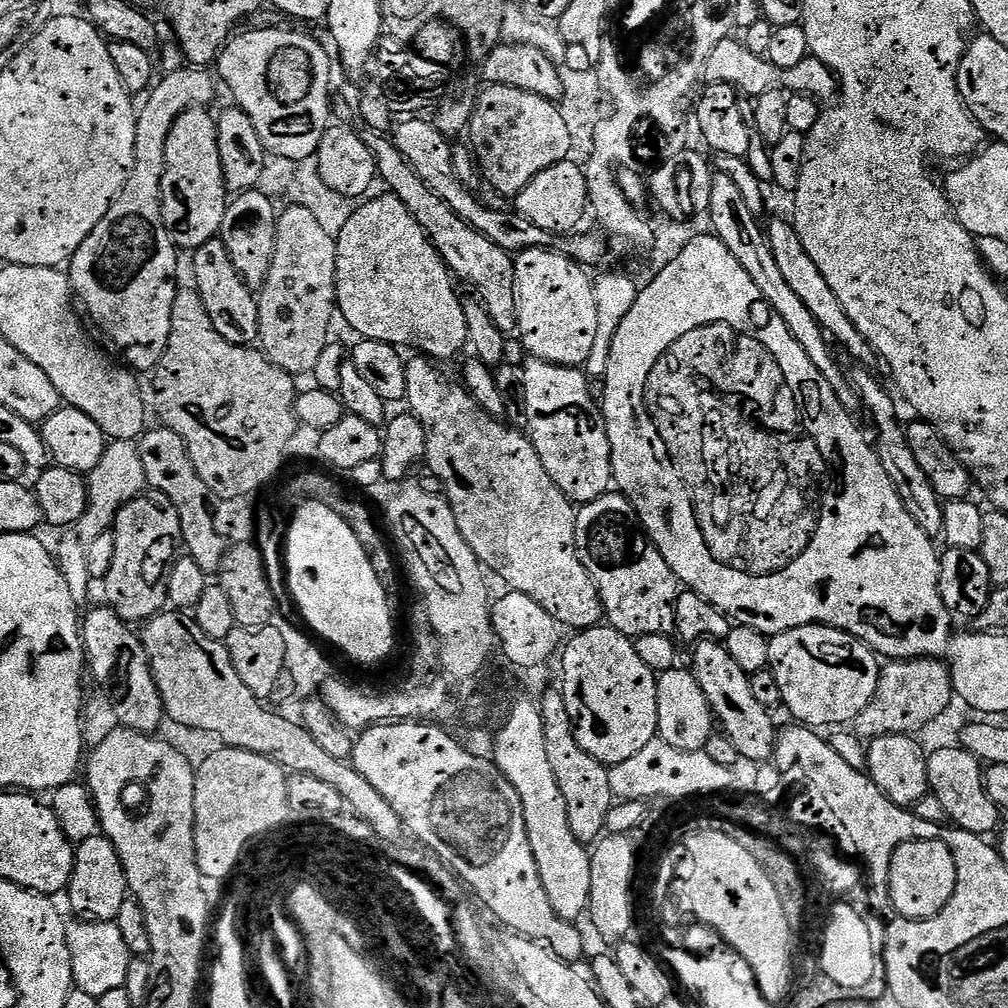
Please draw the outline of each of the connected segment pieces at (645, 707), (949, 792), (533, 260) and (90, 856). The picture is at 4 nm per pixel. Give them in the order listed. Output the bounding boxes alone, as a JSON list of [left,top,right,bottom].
[[562,626,660,766],[928,746,1002,837],[515,248,598,368],[66,834,130,923]]

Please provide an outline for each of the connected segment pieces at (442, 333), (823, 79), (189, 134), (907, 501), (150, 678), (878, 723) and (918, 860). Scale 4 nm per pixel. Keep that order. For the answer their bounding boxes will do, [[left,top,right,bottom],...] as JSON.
[[336,194,468,362],[706,38,838,102],[164,107,230,250],[858,376,945,537],[82,606,166,733],[854,658,954,738],[889,837,957,920]]

